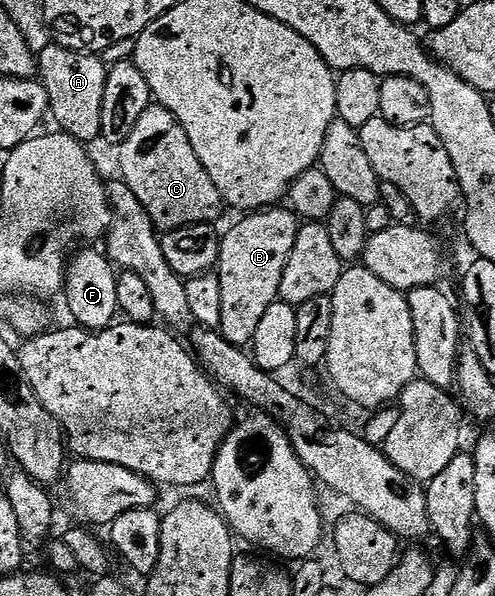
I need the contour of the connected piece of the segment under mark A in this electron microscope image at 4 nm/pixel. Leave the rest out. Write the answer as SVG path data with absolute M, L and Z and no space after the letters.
M58 44L47 45L38 54L38 79L46 87L48 107L51 120L56 120L63 132L70 134L74 139L85 143L97 140L102 131L102 95L106 95L106 79L109 66L100 62L101 58L94 53L79 53Z

